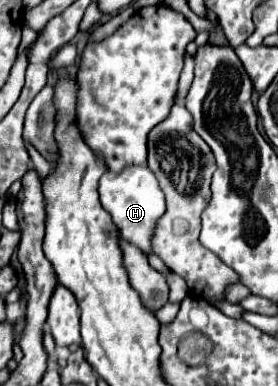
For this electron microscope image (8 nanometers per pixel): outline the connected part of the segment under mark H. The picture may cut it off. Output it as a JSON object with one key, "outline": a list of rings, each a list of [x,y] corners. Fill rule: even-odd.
{"outline":[[[132,166],[124,172],[106,172],[100,178],[98,184],[100,204],[102,208],[112,216],[112,222],[116,224],[120,238],[138,246],[144,254],[152,252],[152,236],[154,228],[158,224],[158,218],[166,212],[164,194],[158,188],[158,182],[148,166]]]}

